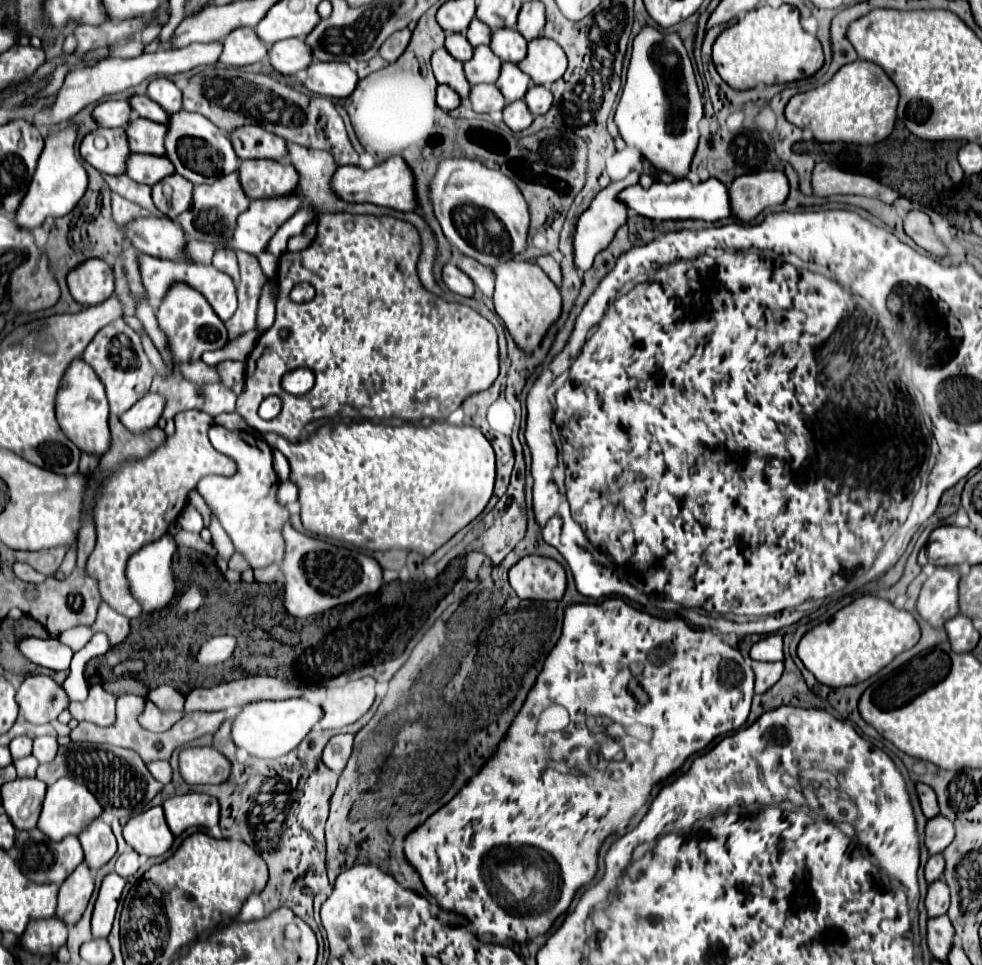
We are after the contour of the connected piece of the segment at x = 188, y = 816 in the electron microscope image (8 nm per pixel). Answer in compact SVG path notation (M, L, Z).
M184 794L168 798L164 804L166 822L174 836L180 836L186 828L200 826L212 828L220 820L218 800L208 794Z

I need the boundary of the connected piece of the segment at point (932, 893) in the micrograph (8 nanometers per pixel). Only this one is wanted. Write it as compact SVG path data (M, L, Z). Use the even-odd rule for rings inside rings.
M940 878L938 882L930 882L928 884L928 894L926 894L928 916L934 918L934 916L946 914L948 906L950 906L950 890L948 890L946 880Z

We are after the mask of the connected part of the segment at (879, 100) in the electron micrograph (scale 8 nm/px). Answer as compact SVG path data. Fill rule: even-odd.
M866 60L842 66L830 82L810 92L796 94L786 106L786 120L798 128L810 128L818 142L876 144L890 136L896 120L898 90L886 72Z

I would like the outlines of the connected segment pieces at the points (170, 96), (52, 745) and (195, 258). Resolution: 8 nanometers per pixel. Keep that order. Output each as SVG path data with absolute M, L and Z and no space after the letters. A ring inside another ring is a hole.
M156 78L156 80L152 80L148 84L146 94L154 102L158 102L166 112L170 112L170 114L174 114L176 110L182 108L182 92L168 78Z
M40 736L34 740L34 750L32 754L40 760L40 762L52 762L56 758L58 752L58 742L54 736Z
M188 240L186 250L188 250L186 254L190 256L192 264L210 264L216 246L214 244L204 244L204 242L198 242L198 240Z

